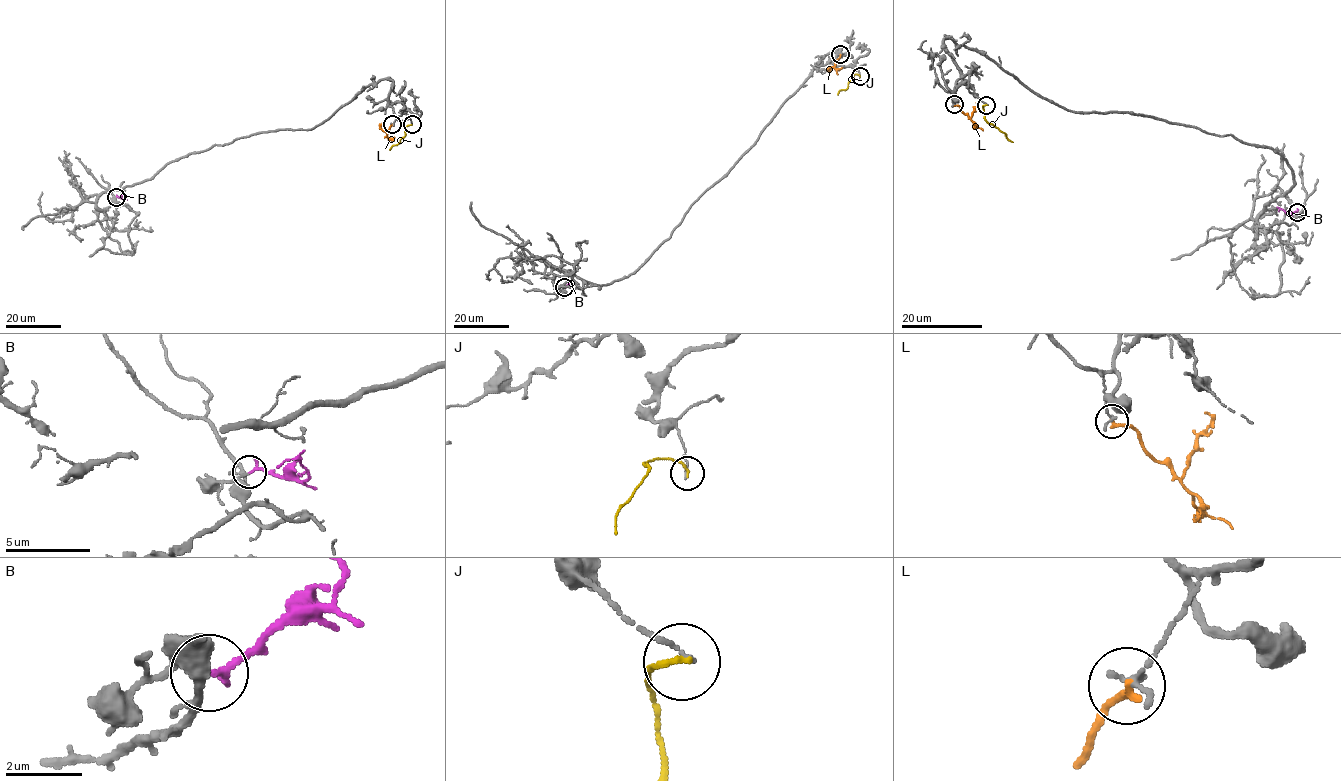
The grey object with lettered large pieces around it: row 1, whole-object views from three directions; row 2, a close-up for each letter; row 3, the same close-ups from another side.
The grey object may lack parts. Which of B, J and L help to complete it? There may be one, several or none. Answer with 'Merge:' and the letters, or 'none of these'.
Merge: B

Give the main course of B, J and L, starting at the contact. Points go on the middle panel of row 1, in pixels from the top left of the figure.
B: (563, 287), (573, 280), (568, 275)
J: (860, 76), (853, 74), (848, 87), (838, 94)
L: (840, 54), (835, 65), (828, 69), (831, 69)

